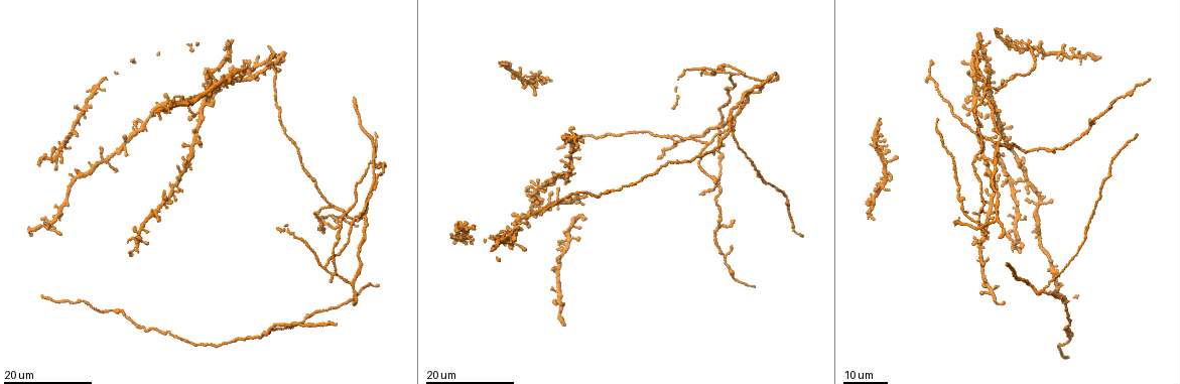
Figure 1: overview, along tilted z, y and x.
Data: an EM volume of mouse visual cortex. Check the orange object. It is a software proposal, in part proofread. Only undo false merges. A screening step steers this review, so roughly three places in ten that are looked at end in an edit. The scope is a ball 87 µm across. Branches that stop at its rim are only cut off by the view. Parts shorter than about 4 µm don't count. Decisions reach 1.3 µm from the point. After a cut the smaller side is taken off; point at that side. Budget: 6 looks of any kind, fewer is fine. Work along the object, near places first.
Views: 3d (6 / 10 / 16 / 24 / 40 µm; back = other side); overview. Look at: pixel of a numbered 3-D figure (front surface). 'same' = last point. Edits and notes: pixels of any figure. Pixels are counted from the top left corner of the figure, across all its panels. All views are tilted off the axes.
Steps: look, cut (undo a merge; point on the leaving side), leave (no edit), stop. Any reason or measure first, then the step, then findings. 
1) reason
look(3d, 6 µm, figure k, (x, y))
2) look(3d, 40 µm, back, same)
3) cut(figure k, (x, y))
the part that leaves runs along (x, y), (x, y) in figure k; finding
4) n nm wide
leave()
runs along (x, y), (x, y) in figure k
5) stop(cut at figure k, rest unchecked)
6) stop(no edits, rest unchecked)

four-way junction
look(3d, 16 µm, figure 1, (333, 274))

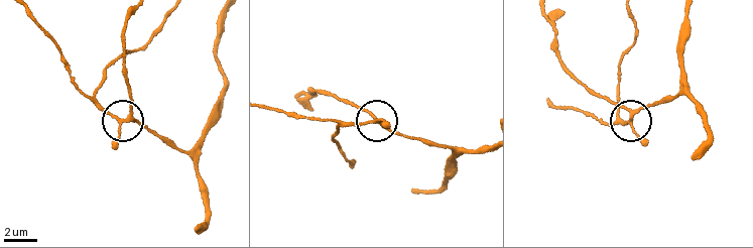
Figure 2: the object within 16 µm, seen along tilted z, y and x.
look(3d, 6 µm, figure 2, (630, 112))

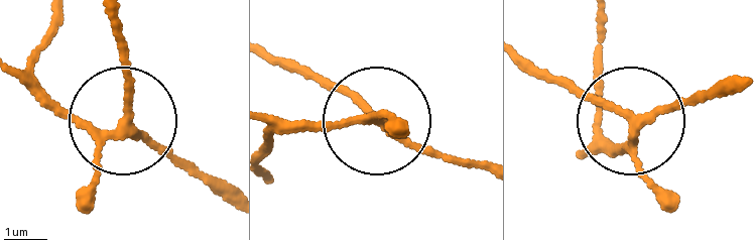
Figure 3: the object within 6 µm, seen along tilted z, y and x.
side arm 32 µm; 4 arms
leave()
one neuron here

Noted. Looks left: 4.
thin arm on a thick one
look(3d, 24 µm, figure 1, (730, 124))

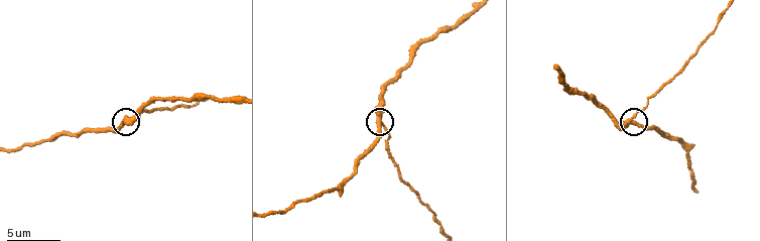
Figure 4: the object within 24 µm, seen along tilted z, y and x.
closer look
look(3d, 6 µm, figure 4, (632, 117))

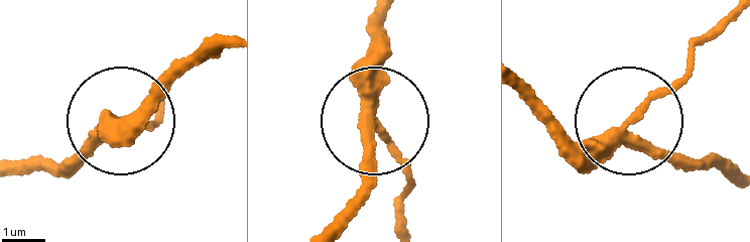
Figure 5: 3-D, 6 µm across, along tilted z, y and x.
3 arms
leave()
runs along (521, 80), (573, 141), (592, 143), (670, 84), (724, 23) in figure 5; one neuron here

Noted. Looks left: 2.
branch point
look(3d, 24 µm, figure 1, (998, 140))

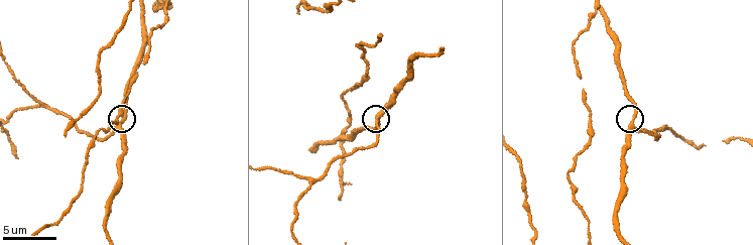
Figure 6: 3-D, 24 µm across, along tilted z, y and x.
look(3d, 10 µm, figure 6, (631, 122))

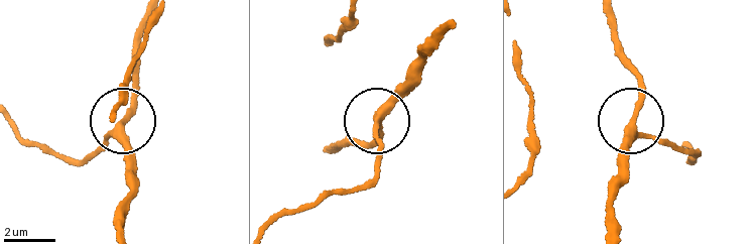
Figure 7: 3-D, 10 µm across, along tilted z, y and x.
240 nm wide
leave()
runs along (17, 132), (57, 154), (87, 158), (133, 105), (137, 72) in figure 7; continuous, no second neuron

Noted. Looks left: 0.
stop(no edits, rest unchecked)

